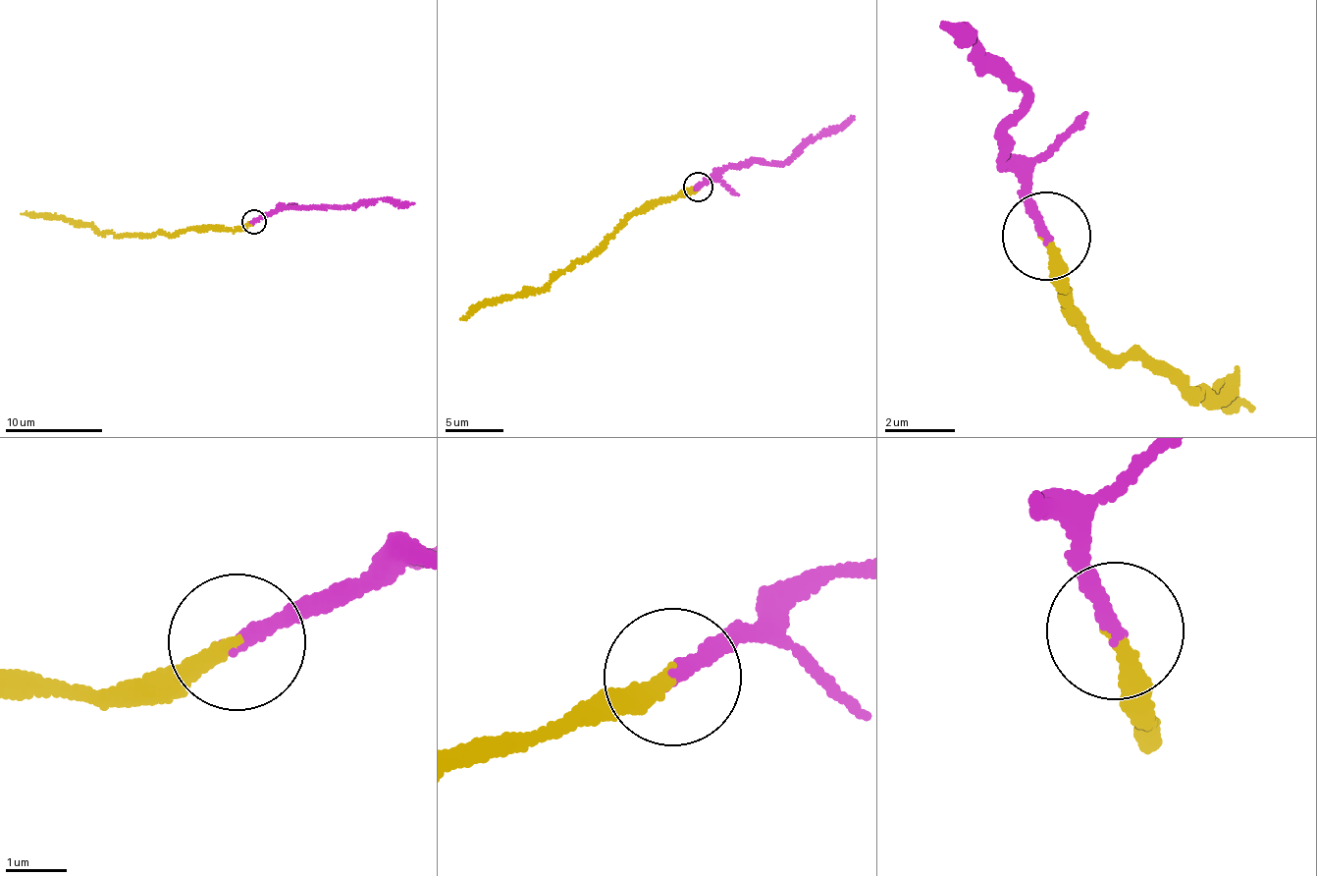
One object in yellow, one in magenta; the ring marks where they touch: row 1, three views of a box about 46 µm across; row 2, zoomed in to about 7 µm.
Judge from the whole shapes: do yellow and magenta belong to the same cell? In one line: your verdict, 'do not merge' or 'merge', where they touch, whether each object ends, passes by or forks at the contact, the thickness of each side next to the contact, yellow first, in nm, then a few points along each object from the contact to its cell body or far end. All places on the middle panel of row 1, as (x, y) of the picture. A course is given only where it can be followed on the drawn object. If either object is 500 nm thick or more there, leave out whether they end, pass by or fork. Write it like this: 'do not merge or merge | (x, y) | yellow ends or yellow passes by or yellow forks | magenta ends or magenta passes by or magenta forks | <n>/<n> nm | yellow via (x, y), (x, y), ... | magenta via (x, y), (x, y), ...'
merge | (698, 187) | yellow ends | magenta ends | 260/240 nm | yellow via (698, 187), (647, 201), (607, 240), (538, 291), (486, 300), (460, 319) | magenta via (698, 187), (729, 167), (754, 162), (781, 165), (817, 137), (835, 133), (854, 116)

